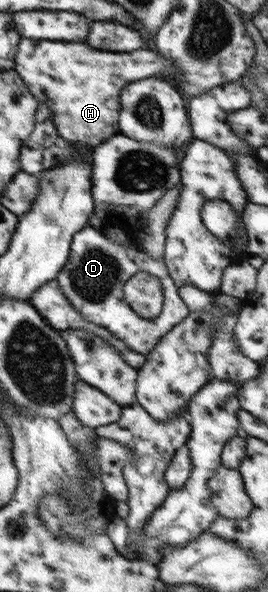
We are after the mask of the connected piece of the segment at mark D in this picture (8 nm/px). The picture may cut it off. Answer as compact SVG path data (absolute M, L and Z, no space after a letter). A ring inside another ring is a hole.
M90 225L76 233L71 250L67 266L56 279L60 288L81 316L97 326L109 329L109 332L121 342L125 342L129 349L141 355L149 355L160 342L160 338L173 327L179 326L191 313L164 260L153 259L144 250L138 250L131 244L119 245L107 239L101 230L95 230ZM139 272L147 272L161 281L162 311L153 320L139 316L125 300L124 285Z

